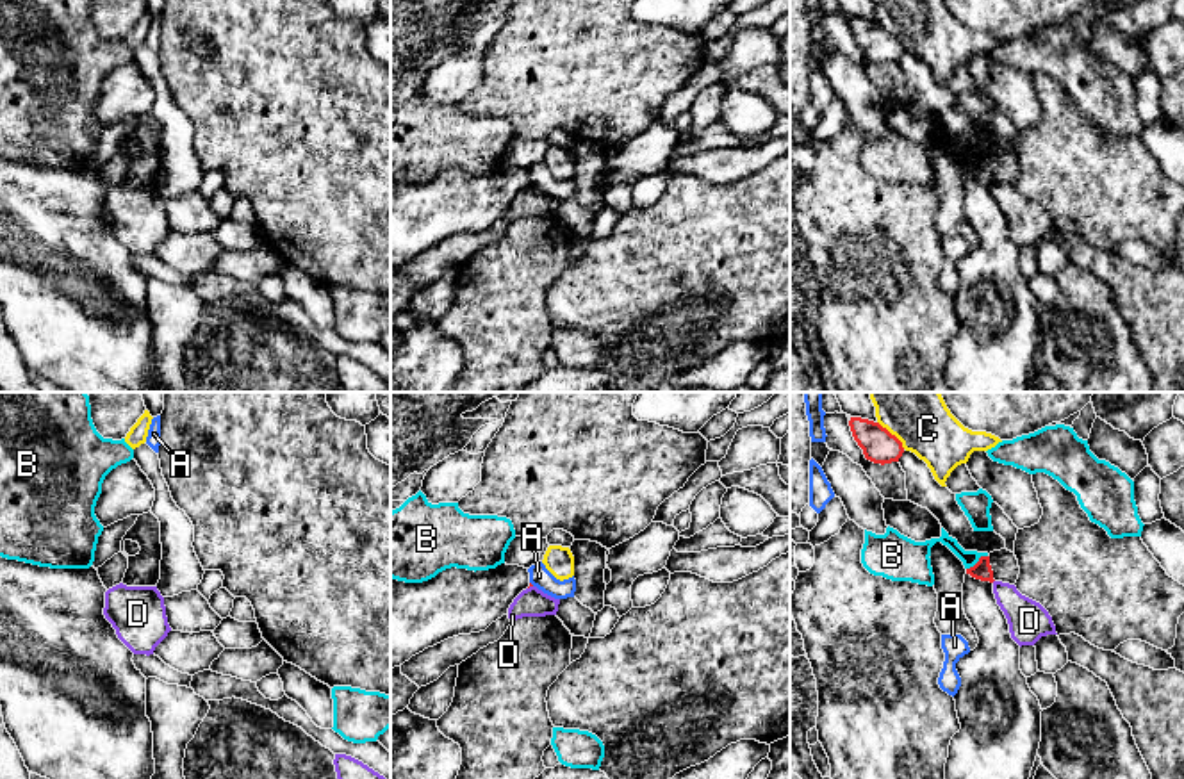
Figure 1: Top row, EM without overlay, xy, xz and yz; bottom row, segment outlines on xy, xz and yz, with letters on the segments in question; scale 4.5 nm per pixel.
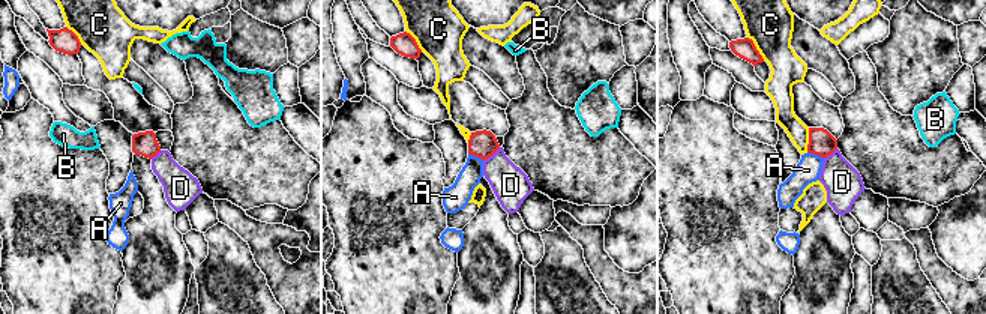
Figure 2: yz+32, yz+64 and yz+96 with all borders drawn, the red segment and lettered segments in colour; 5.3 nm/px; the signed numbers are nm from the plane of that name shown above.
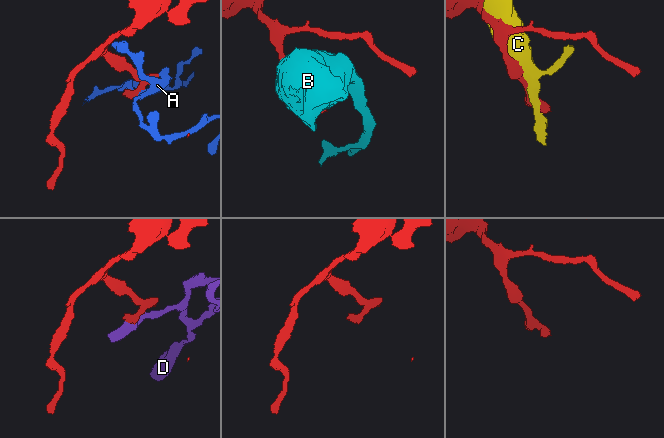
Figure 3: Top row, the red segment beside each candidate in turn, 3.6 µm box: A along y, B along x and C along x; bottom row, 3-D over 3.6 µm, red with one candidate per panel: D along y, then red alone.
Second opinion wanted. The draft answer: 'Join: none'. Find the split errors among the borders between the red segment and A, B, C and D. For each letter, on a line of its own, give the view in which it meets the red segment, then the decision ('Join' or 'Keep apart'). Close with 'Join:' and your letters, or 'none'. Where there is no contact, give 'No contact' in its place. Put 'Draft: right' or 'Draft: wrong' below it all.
A: No contact. Keep apart
B: Touches red in yz. Keep apart
C: Touches red in yz. Keep apart
D: Touches red in xz. Keep apart
Join: none
Draft: right

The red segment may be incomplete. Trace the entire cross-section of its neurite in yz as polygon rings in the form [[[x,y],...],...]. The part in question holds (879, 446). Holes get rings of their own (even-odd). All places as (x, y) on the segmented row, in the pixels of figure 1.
[[[851,417],[849,426],[867,460],[884,465],[902,456],[902,442],[879,422]]]

